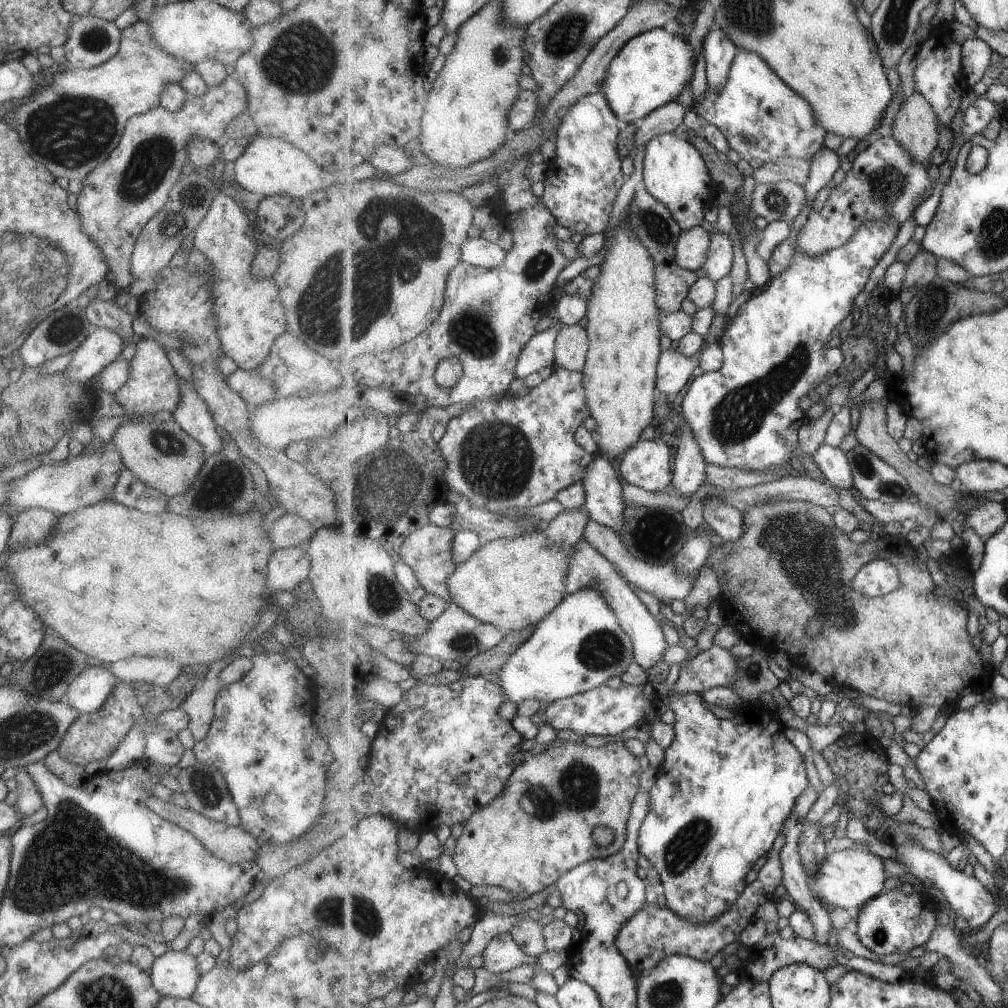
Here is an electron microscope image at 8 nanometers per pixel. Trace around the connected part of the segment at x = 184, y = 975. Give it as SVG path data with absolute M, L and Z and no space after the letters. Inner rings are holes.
M187 950L169 951L155 958L149 975L161 997L187 999L194 994L201 971Z

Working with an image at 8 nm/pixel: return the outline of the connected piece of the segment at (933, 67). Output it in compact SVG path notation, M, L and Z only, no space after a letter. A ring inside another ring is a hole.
M952 42L938 46L928 58L920 56L915 70L915 86L934 105L939 114L941 124L950 126L954 122L954 116L958 114L962 106L962 98L968 94L971 86L968 84L968 75L964 62L962 62L962 46Z

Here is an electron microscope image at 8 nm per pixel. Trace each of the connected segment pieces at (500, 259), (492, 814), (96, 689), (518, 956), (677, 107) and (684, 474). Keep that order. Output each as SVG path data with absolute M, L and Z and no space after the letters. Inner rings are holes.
M480 236L468 239L462 247L463 260L474 266L493 269L499 267L509 255L500 244Z
M624 740L615 743L607 743L601 747L590 747L585 743L575 743L570 741L560 742L544 752L543 754L526 753L525 759L517 766L516 772L508 781L508 786L503 794L498 796L491 805L479 810L470 821L464 826L463 834L458 841L454 856L460 874L474 886L502 887L515 892L522 898L528 898L536 892L548 888L550 884L557 884L559 880L567 875L571 870L592 859L603 859L619 853L627 843L630 835L630 820L634 803L639 792L642 790L641 782L644 768L642 762L628 750Z
M90 665L70 683L65 700L81 714L99 709L120 682L107 666Z
M511 931L495 937L488 945L484 955L485 970L496 974L514 970L522 964L534 965L540 959L539 955L527 955Z
M672 101L657 108L646 118L636 121L635 123L639 126L637 145L648 145L658 135L680 131L690 109L690 105L685 105L680 101Z
M690 424L683 429L679 442L673 482L682 494L690 496L707 482L707 466L710 463L705 459L703 448Z

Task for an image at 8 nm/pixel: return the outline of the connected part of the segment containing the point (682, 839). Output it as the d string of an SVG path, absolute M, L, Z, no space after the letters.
M676 691L675 695L668 699L671 710L676 714L674 723L677 730L676 742L668 750L665 750L664 763L660 767L658 780L651 790L652 810L644 821L639 840L641 854L646 856L659 871L666 892L667 906L692 922L710 922L726 914L743 895L748 886L748 882L745 881L748 874L752 872L752 868L756 866L756 862L762 856L768 857L775 848L776 841L786 830L787 820L793 815L798 799L811 785L811 777L805 755L802 755L802 752L794 746L794 742L788 740L786 726L772 707L748 708L738 711L737 716L732 719L722 719L714 714L714 710L708 705L703 693L683 694L683 692Z

